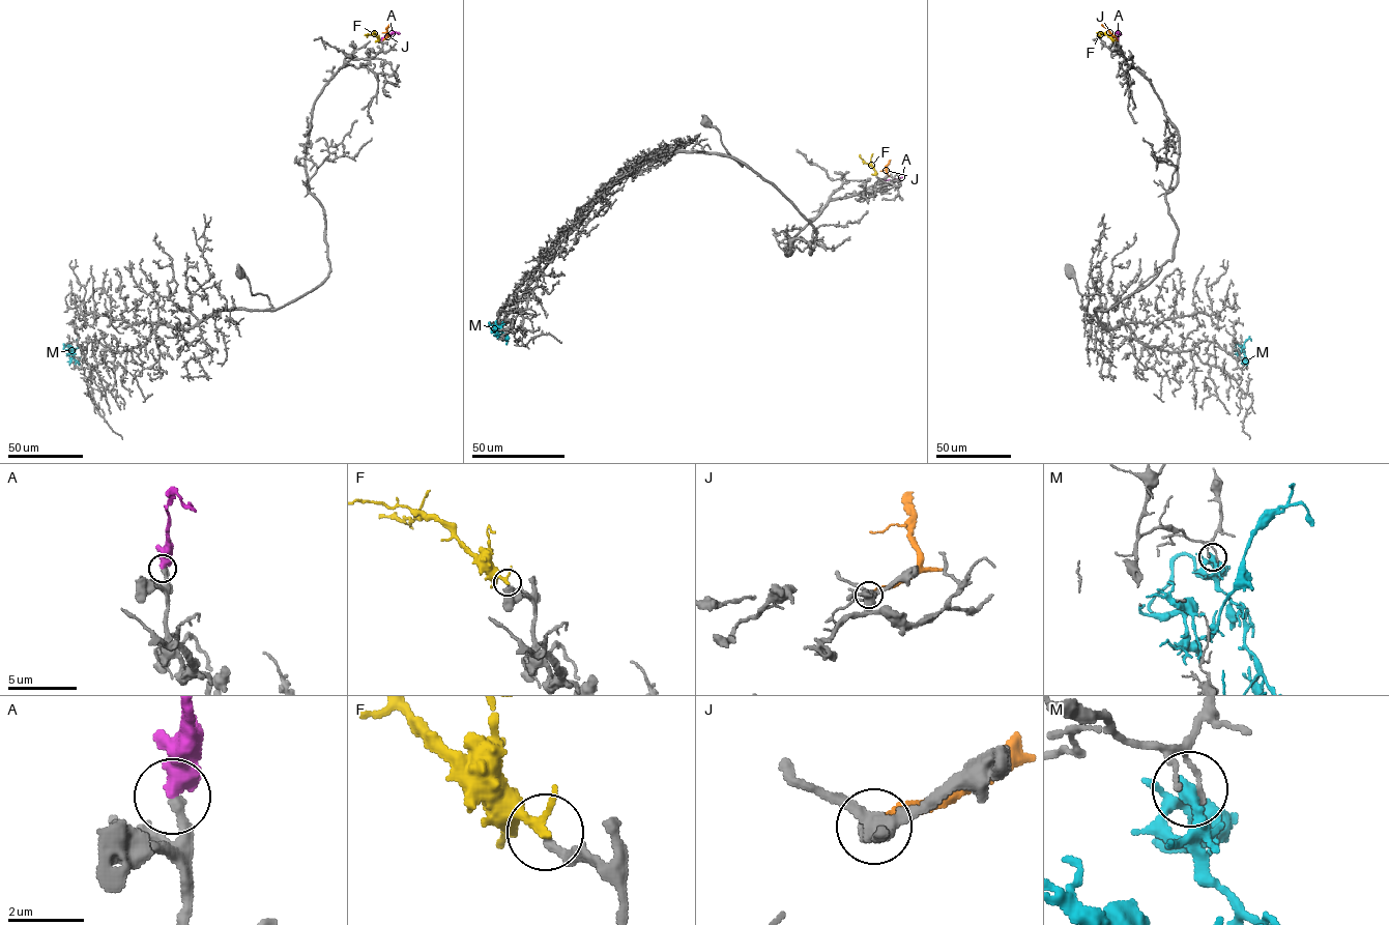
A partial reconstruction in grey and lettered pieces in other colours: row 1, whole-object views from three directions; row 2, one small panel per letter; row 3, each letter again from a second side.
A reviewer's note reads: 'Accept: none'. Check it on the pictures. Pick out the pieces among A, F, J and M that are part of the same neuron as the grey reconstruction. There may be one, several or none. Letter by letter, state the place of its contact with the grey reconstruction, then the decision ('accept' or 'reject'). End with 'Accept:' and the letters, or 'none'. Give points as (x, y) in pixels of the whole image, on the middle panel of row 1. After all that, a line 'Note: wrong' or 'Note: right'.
A: (880, 179) | accept
F: (876, 176) | reject
J: (880, 179) | reject
M: (496, 330) | reject
Accept: A
Note: wrong

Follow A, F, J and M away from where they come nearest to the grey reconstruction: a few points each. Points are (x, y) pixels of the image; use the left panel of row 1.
A: (381, 40), (391, 32), (400, 33)
F: (378, 41), (375, 34), (365, 35)
J: (382, 40), (387, 36), (389, 24)
M: (69, 344), (63, 344), (63, 350), (69, 349), (69, 353), (78, 347), (78, 341)

